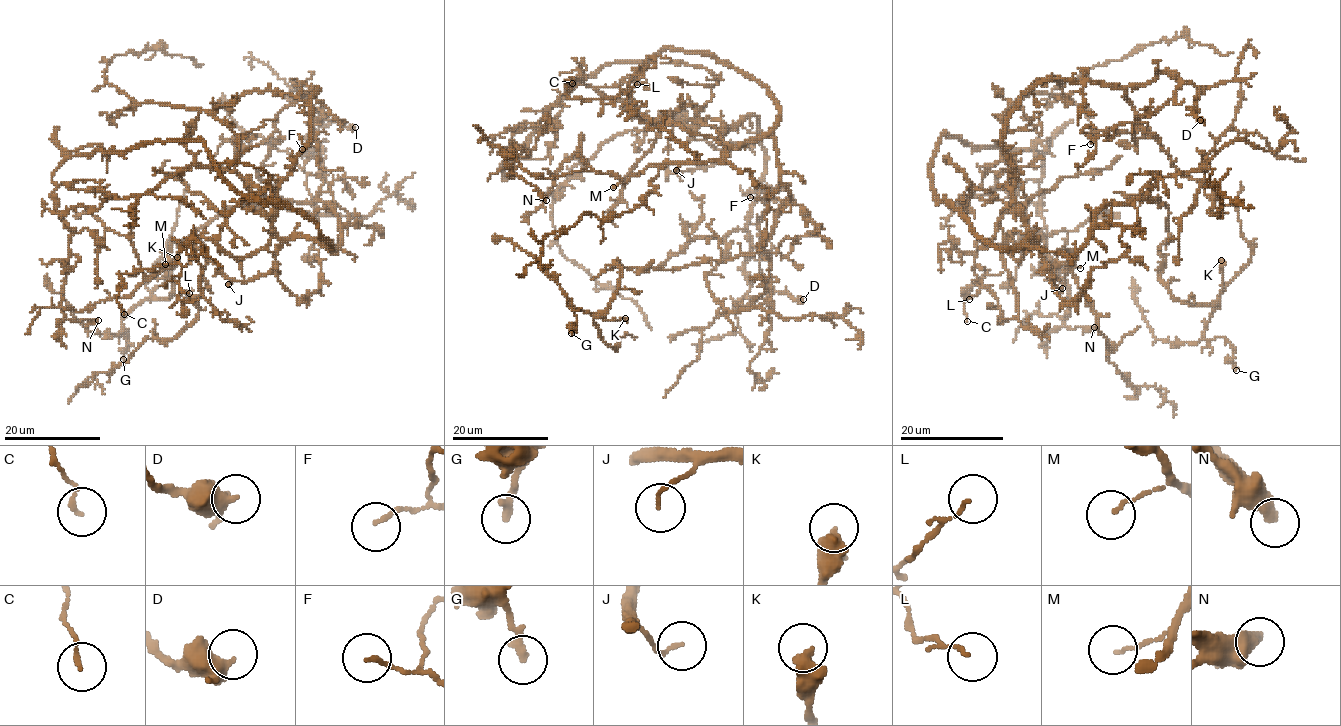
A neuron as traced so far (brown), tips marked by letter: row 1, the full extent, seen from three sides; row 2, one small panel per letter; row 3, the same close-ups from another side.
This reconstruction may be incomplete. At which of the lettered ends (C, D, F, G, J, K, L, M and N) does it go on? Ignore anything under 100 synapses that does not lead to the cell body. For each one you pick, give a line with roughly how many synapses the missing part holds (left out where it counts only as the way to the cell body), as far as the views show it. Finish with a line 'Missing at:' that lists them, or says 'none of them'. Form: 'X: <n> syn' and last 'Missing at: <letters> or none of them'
Missing at: none of them

